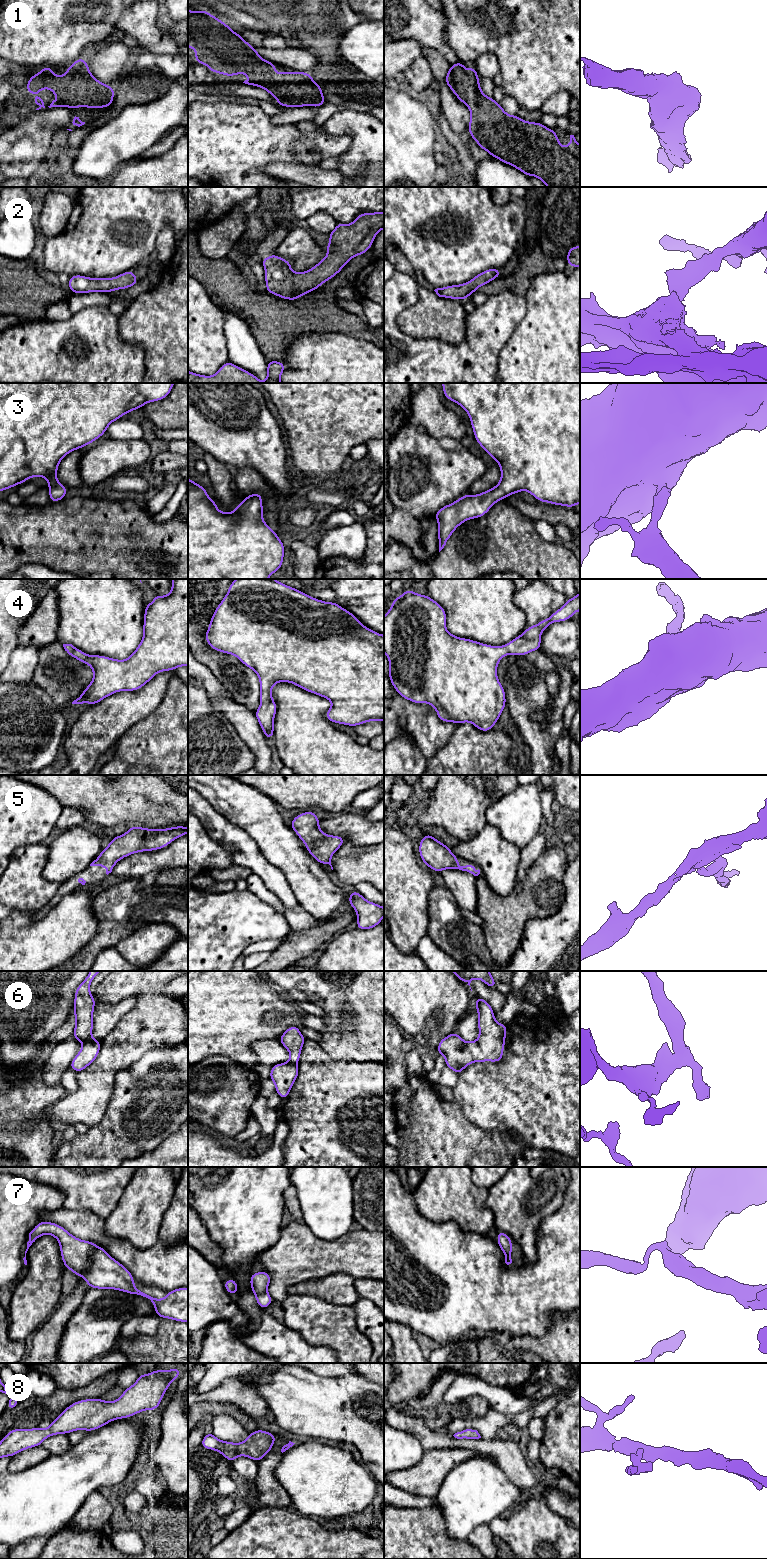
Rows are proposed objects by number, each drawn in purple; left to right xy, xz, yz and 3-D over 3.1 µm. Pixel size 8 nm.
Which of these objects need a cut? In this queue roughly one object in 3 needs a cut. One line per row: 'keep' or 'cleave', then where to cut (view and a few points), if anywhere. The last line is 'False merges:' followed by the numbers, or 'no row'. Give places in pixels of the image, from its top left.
1: keep | no cut
2: keep | no cut
3: keep | no cut
4: keep | no cut
5: keep | no cut
6: keep | no cut
7: keep | no cut
8: keep | no cut
False merges: no row

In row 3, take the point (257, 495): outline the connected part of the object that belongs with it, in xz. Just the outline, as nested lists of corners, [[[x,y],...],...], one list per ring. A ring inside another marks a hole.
[[[188,477],[188,579],[268,579],[277,570],[282,568],[285,553],[284,543],[279,539],[276,531],[271,529],[262,517],[264,509],[261,493],[257,492],[247,495],[240,504],[236,505],[232,513],[220,512],[216,504],[216,501],[212,501],[209,498],[206,488],[193,482]]]

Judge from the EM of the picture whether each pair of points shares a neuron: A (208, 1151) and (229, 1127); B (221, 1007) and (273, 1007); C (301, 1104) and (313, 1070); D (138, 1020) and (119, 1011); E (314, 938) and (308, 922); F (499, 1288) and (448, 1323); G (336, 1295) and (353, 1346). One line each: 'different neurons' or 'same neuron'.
A: different neurons
B: same neuron
C: same neuron
D: different neurons
E: different neurons
F: same neuron
G: different neurons

